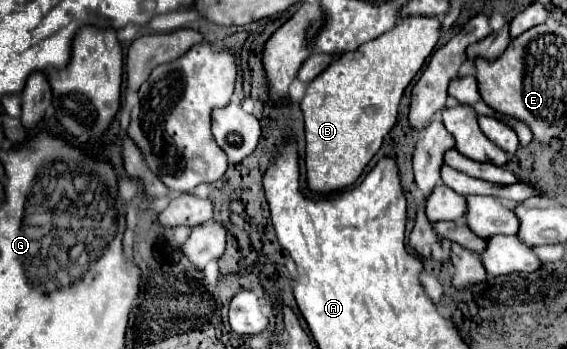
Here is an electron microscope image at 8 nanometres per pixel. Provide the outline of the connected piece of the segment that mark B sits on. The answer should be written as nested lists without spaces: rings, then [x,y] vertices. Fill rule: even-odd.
[[[405,16],[401,22],[397,22],[397,26],[393,26],[393,30],[387,30],[385,34],[377,36],[369,44],[359,46],[353,52],[345,52],[331,66],[329,66],[329,62],[333,56],[317,54],[317,52],[313,52],[303,62],[299,76],[297,76],[301,82],[311,82],[319,74],[307,86],[307,92],[301,100],[301,110],[305,116],[305,140],[307,140],[307,154],[305,154],[307,182],[309,182],[311,190],[315,190],[315,192],[333,192],[337,188],[341,190],[341,188],[353,184],[361,176],[363,168],[369,164],[369,160],[377,154],[379,146],[383,144],[385,134],[389,134],[389,130],[393,128],[393,124],[397,120],[399,100],[401,100],[405,88],[409,86],[409,82],[415,78],[415,74],[425,64],[427,56],[431,56],[439,36],[441,36],[441,20],[439,18]],[[367,108],[375,108],[375,112],[367,114]]]

